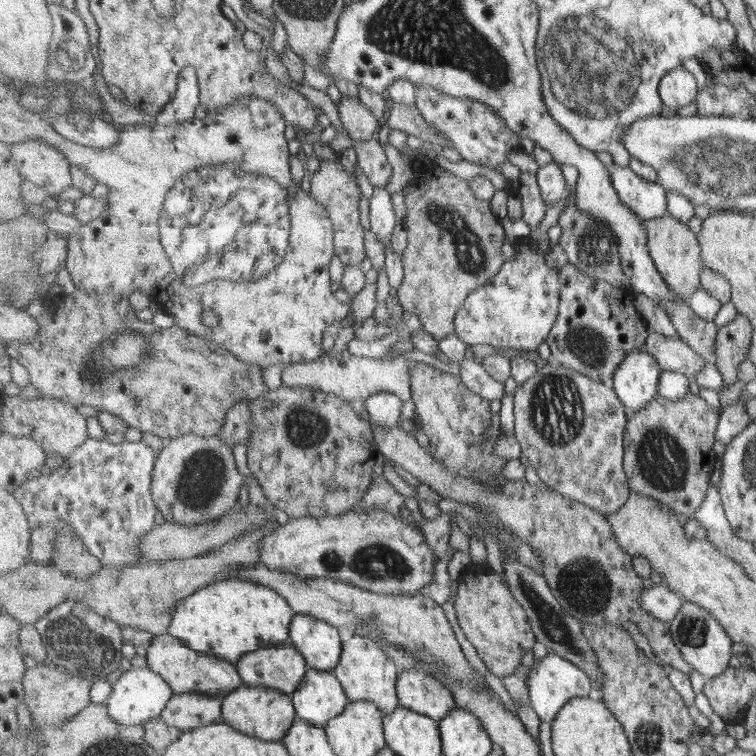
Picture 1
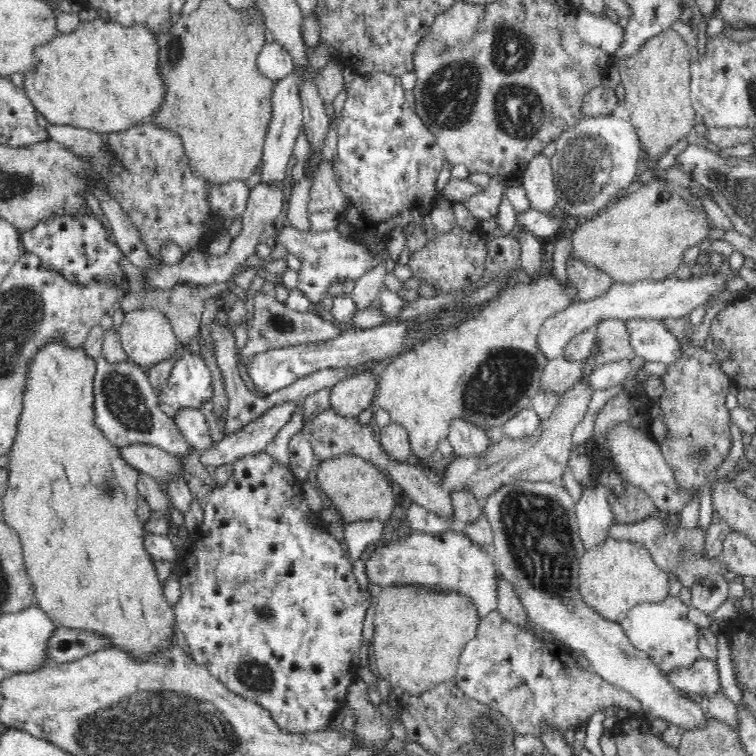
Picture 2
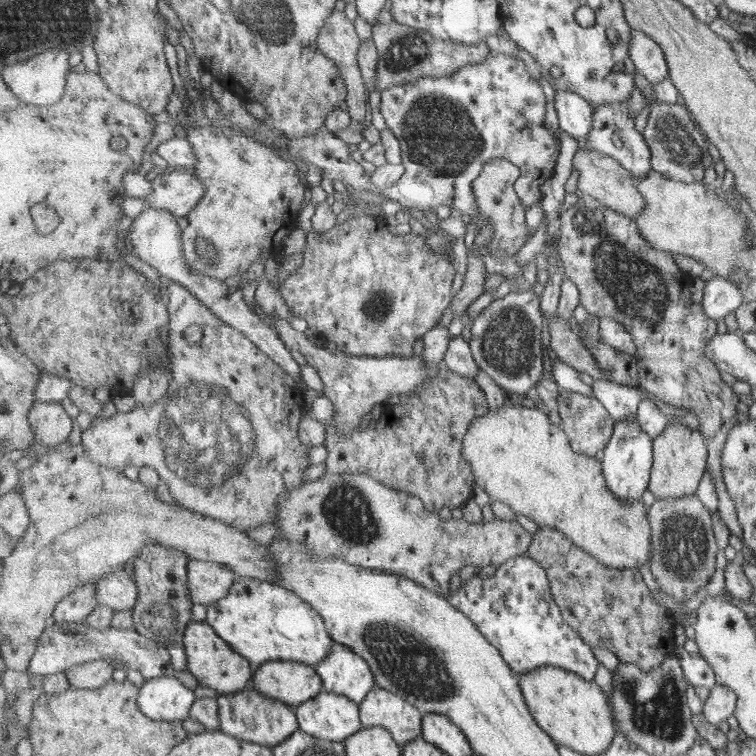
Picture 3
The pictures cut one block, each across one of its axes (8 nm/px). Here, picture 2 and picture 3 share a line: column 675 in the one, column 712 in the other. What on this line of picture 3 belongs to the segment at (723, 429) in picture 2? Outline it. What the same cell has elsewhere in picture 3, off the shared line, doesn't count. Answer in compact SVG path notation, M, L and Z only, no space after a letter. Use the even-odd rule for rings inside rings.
M583 194L575 205L562 212L560 221L562 237L557 244L557 250L564 261L566 277L577 284L580 291L580 303L590 315L613 318L624 325L634 337L638 349L635 356L640 365L639 387L647 390L662 402L688 409L691 414L699 418L699 430L705 435L708 444L708 470L711 471L717 491L719 491L719 515L732 534L743 541L743 527L737 516L737 505L725 484L723 465L723 454L729 431L741 424L735 419L737 412L735 408L739 404L740 396L733 392L733 388L727 382L723 382L719 374L720 368L706 354L708 342L717 335L717 320L706 315L701 303L691 302L694 277L679 270L675 258L671 255L672 252L656 249L645 239L637 226L623 230L611 228L611 225L615 224L612 220L620 218L617 211L613 211L595 197L587 194Z

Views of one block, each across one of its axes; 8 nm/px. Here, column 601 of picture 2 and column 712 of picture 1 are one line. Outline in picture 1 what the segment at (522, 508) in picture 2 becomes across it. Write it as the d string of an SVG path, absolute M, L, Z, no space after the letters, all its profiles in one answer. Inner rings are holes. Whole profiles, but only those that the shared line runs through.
M682 600L682 607L671 623L672 635L683 653L683 657L704 677L711 679L721 675L725 669L729 669L729 660L731 661L732 657L731 644L734 642L725 627L709 609L697 605L695 602Z

